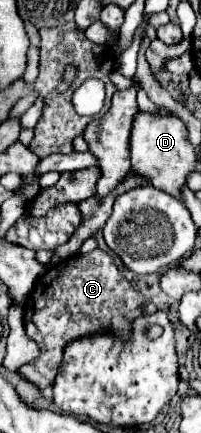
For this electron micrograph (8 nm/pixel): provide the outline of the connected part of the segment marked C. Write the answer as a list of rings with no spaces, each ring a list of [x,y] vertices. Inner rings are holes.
[[[95,249],[85,255],[75,255],[73,259],[65,261],[61,269],[45,271],[35,283],[35,291],[29,297],[29,307],[25,307],[25,331],[39,343],[41,357],[35,363],[23,365],[19,375],[43,391],[55,381],[63,347],[71,339],[87,337],[97,331],[113,331],[127,339],[131,329],[129,323],[155,311],[157,307],[131,287],[107,253]]]

